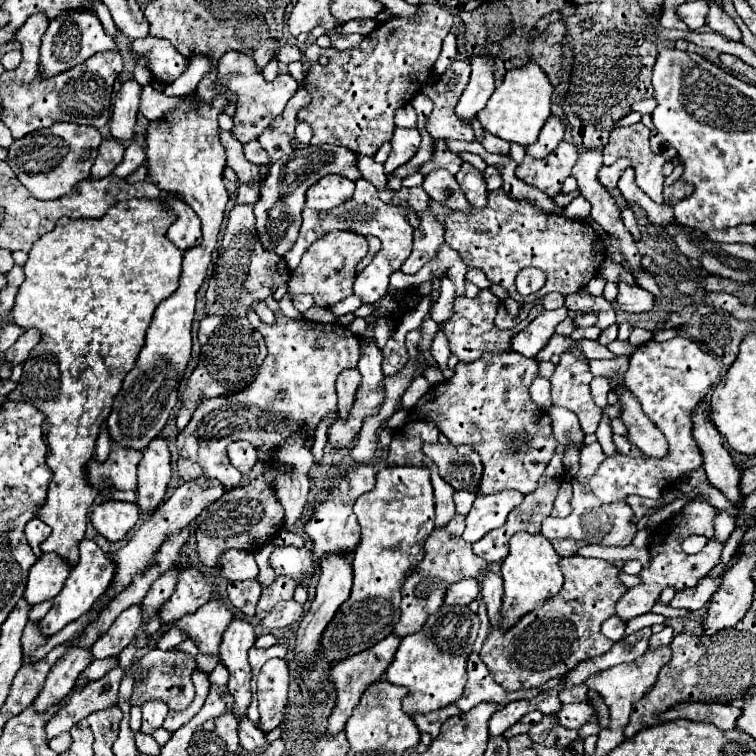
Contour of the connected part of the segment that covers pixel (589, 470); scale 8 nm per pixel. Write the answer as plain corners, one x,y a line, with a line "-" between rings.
598,442
584,446
580,450
580,470
576,472
572,486
574,486
574,496
572,496
572,514
566,518
552,518
548,516
542,522
540,534
544,538
574,538
574,540
586,540
588,544
600,544
600,546
628,546
632,542
632,534
636,534
636,526
630,522
632,520
632,508
626,502
596,502
596,496
588,490
588,478
598,470
600,462
604,460
604,450

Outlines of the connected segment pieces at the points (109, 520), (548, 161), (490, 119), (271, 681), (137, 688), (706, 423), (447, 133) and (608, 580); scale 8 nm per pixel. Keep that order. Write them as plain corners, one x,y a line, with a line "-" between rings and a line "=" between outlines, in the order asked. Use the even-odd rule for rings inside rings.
106,500
94,508
92,526
106,540
116,542
116,540
122,540
134,528
134,524
138,522
138,516
140,516
140,510
134,502
=
560,142
556,150
552,150
552,154
548,154
546,158
536,160
526,156
518,164
516,176
554,198
562,190
562,182
570,176
570,170
576,164
576,160
578,148
570,142
=
528,62
520,70
512,70
504,76
500,86
494,90
490,96
488,104
484,110
478,112
478,120
484,130
490,134
508,140
508,142
518,142
522,146
528,146
536,142
542,126
546,124
550,116
550,98
552,98
554,86
550,84
548,76
542,72
542,68
534,62
=
268,660
257,677
257,699
262,730
274,730
288,706
290,668
286,660
=
158,648
148,650
148,654
140,656
130,666
130,674
134,678
134,692
132,692
130,704
142,706
148,700
162,700
170,710
184,710
194,698
194,684
190,678
194,668
196,668
196,662
192,654
184,654
178,650
164,652
=
700,404
694,410
694,440
702,452
704,458
704,470
708,476
708,482
716,486
718,490
724,490
726,498
730,502
740,502
740,470
734,464
728,450
722,446
722,436
714,428
714,424
704,414
704,404
=
454,60
436,84
424,86
424,92
432,102
434,110
426,118
426,128
432,138
454,138
454,140
474,140
474,130
466,128
454,114
454,108
470,80
470,62
=
580,556
562,558
560,566
564,572
562,590
542,608
536,608
526,614
516,626
506,632
496,630
502,606
502,578
494,572
480,576
482,598
486,600
492,624
490,634
482,646
480,658
488,666
494,680
508,692
540,688
544,682
548,682
548,678
564,676
582,660
606,654
614,644
612,640
602,636
600,624
606,618
614,616
618,598
628,590
618,578
620,570
606,560

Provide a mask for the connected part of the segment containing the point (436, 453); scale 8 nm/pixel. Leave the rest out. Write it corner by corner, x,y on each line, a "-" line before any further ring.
424,444
422,452
440,468
440,476
456,490
476,492
482,476
480,456
470,446

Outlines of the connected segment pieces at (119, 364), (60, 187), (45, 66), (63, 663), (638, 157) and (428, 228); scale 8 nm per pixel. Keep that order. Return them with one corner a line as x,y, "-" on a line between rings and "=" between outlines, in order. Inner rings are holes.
142,198
118,202
98,220
60,218
56,228
38,238
28,252
28,262
24,266
26,280
16,294
12,320
22,328
38,328
42,340
24,362
18,388
8,398
30,402
46,416
44,434
50,450
46,464
54,476
48,486
46,502
38,510
38,518
52,528
52,534
42,544
42,552
56,552
72,566
76,566
80,556
78,544
86,534
88,510
98,496
98,490
88,484
86,478
86,466
94,456
98,432
112,410
112,400
118,394
122,380
132,370
144,346
144,336
156,306
178,288
182,254
166,238
166,230
174,220
176,214
172,208
164,206
160,200
=
56,122
50,128
36,130
8,148
8,164
18,180
38,200
56,200
68,194
76,182
88,178
90,168
98,156
102,136
94,126
80,126
74,122
=
70,12
70,14
62,14
58,18
54,18
50,22
50,26
46,28
44,36
42,36
42,46
40,46
40,76
42,78
52,78
56,74
62,74
64,70
70,70
76,64
82,64
84,60
88,60
92,54
100,52
100,50
114,50
116,42
114,38
110,38
98,16
94,12
=
68,648
64,656
54,664
52,672
46,678
46,686
40,696
34,700
36,710
46,710
52,704
60,702
74,688
82,670
92,662
94,656
88,648
=
642,122
628,128
614,128
608,144
604,146
604,164
610,166
618,158
628,158
636,170
636,184
660,204
660,200
664,200
662,166
666,160
650,150
648,138
650,130
=
430,210
416,212
416,216
420,224
414,228
414,248
410,258
402,264
402,270
408,274
414,274
430,262
436,256
438,246
444,244
444,226
436,220
436,216

